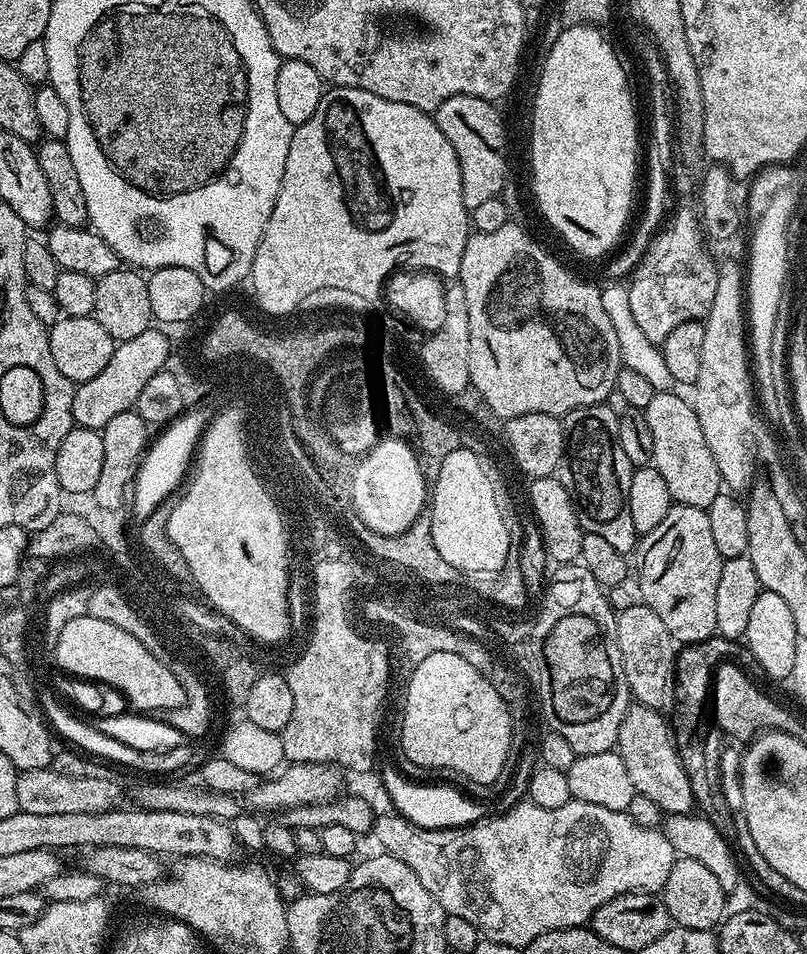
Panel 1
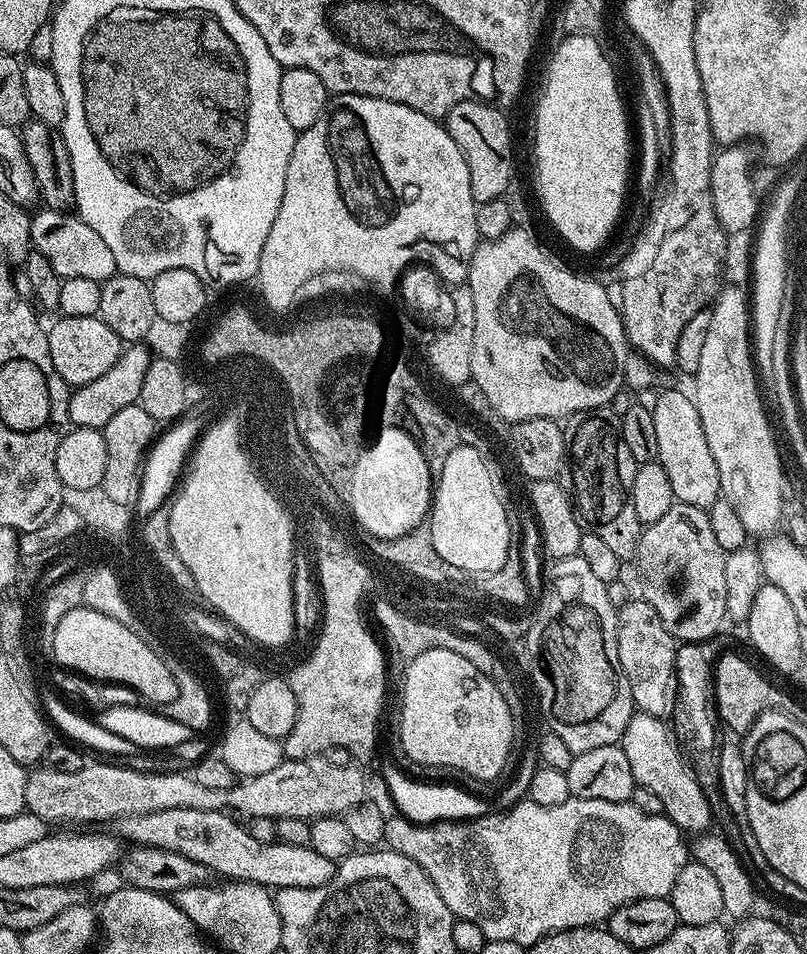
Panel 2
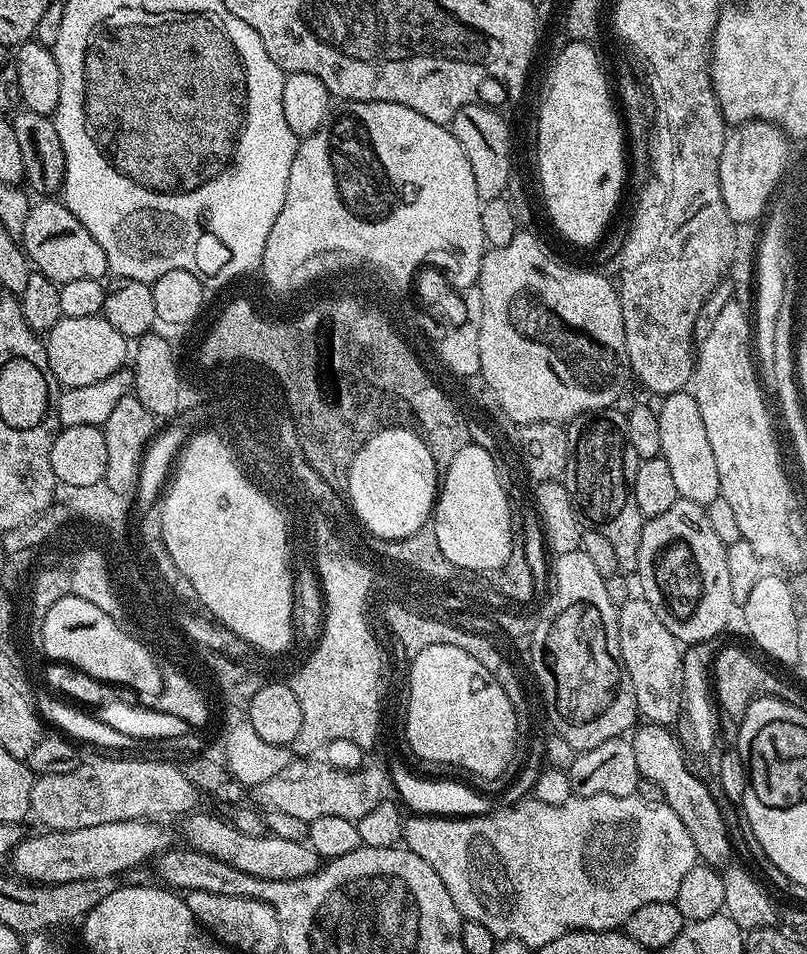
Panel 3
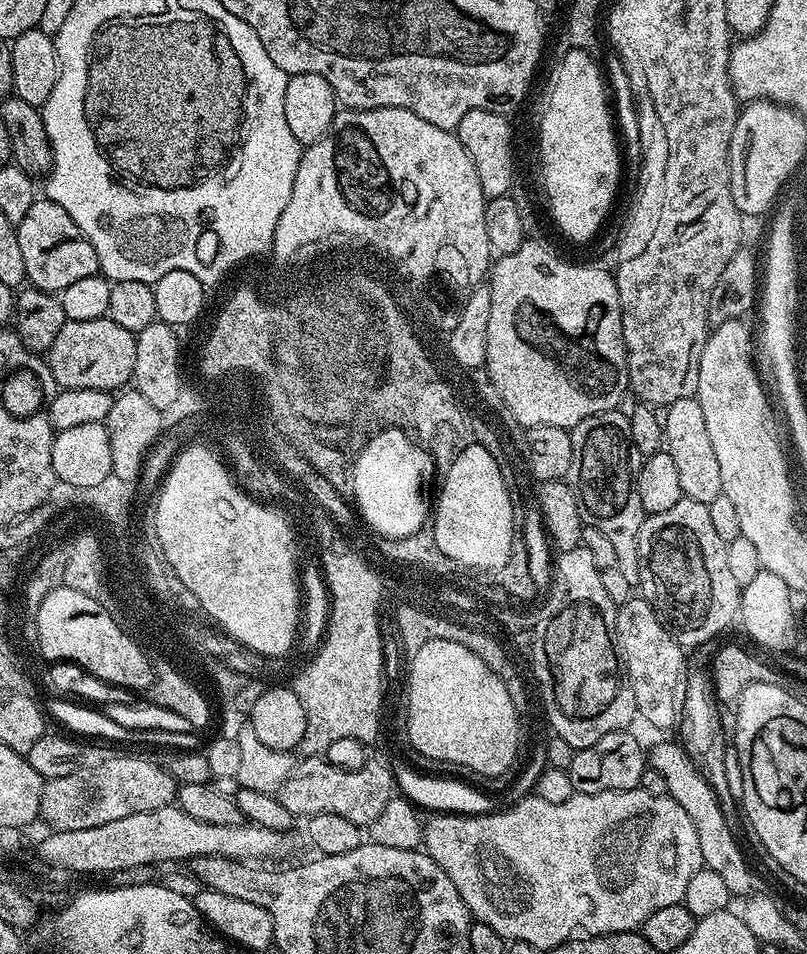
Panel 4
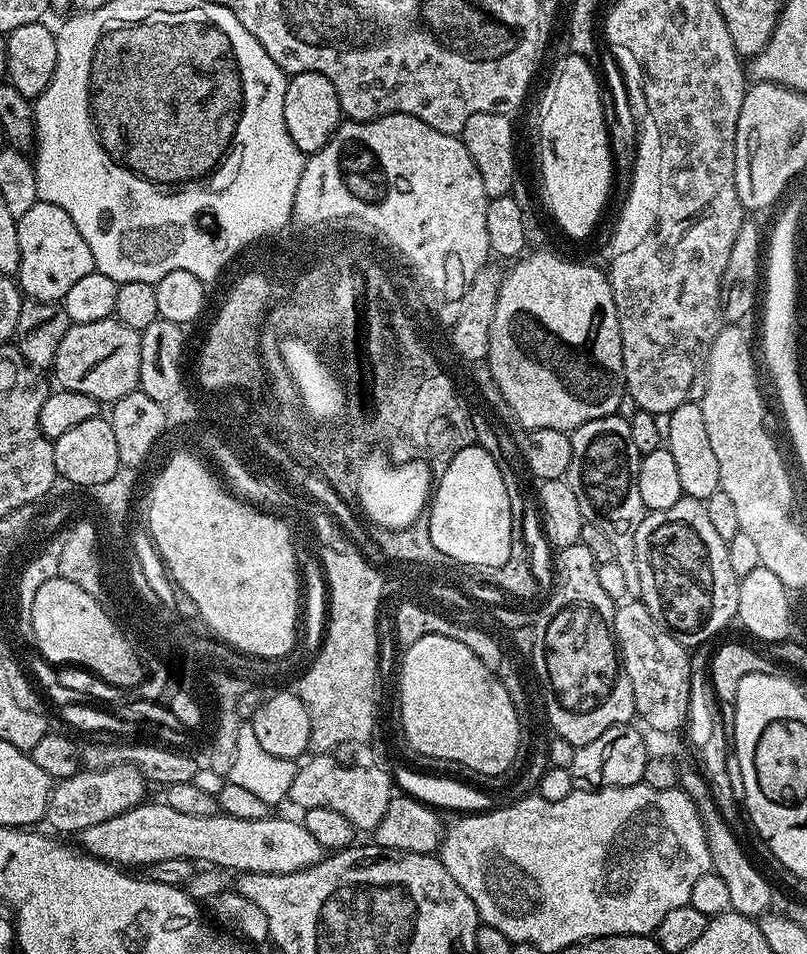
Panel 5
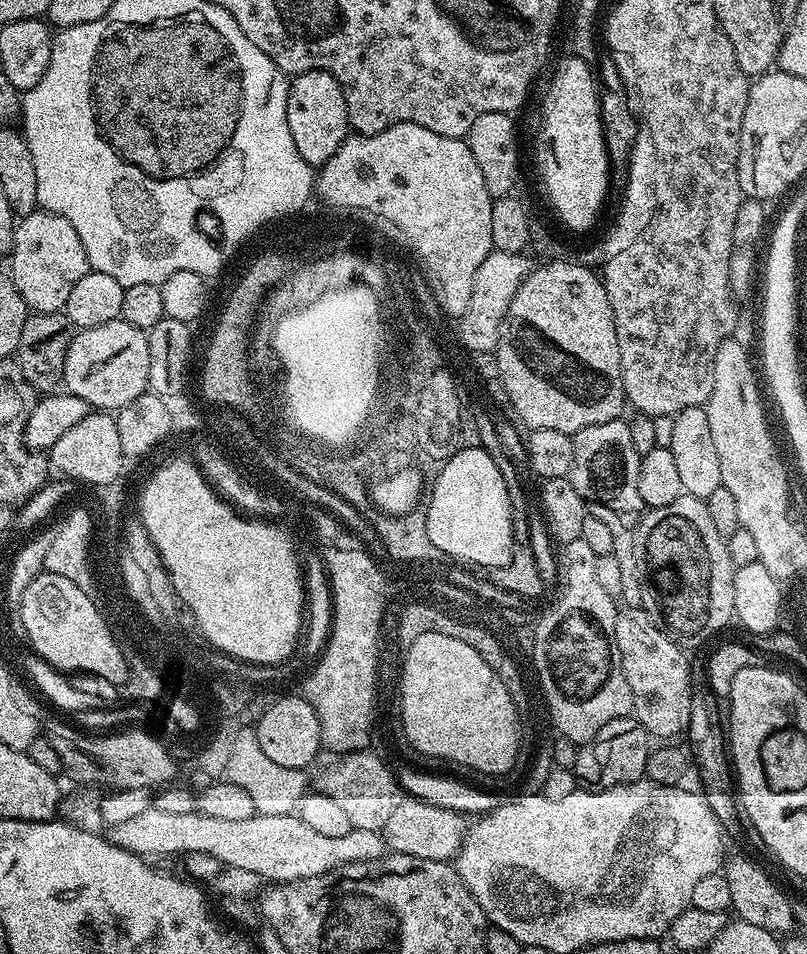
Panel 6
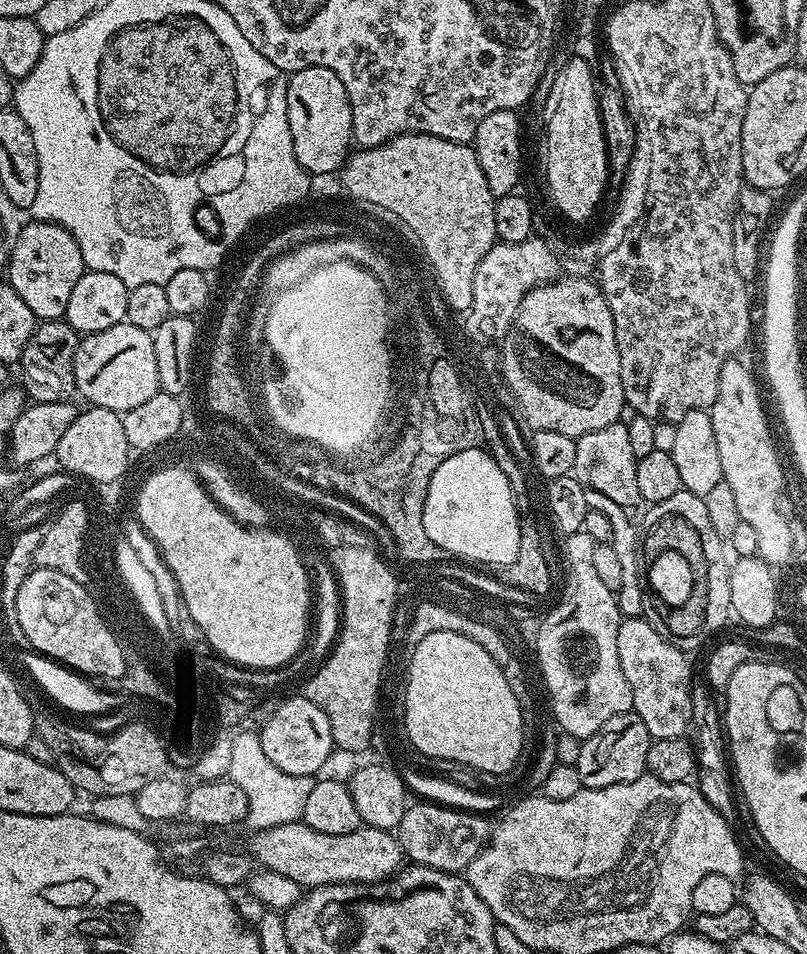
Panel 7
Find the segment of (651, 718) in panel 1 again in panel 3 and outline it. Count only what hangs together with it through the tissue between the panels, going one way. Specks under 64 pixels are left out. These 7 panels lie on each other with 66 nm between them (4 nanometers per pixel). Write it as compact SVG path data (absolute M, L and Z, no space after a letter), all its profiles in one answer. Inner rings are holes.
M644 722L631 733L630 739L641 777L657 783L662 789L664 803L670 806L670 810L674 810L674 814L678 814L682 826L686 826L686 830L690 833L697 857L705 864L727 865L731 861L728 859L731 857L733 859L734 851L726 825L719 814L715 796L710 794L708 785L703 784L688 769L688 763L684 760L685 751L680 747L680 741L676 739L675 731L662 724Z

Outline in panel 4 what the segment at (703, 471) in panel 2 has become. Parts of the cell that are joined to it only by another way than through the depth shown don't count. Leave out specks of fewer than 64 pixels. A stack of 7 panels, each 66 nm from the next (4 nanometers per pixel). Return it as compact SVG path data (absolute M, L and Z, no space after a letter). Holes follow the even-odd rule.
M687 396L667 407L669 414L664 425L664 442L670 458L674 458L674 466L678 469L678 482L685 497L703 504L714 502L714 498L722 494L722 473L718 471L718 457L714 455L714 445L710 443L710 434L706 431L706 417L702 415L702 406L692 396Z

